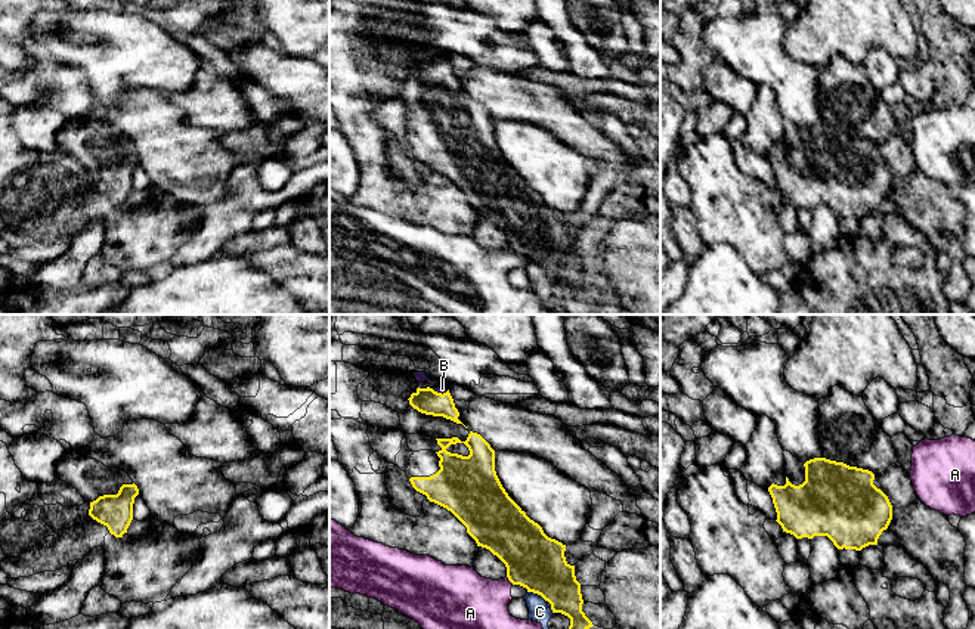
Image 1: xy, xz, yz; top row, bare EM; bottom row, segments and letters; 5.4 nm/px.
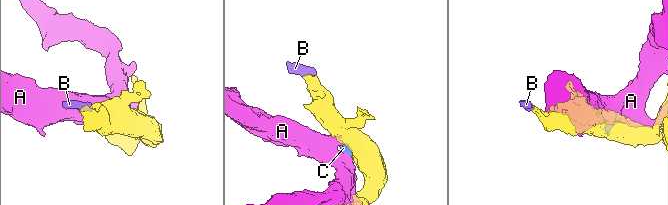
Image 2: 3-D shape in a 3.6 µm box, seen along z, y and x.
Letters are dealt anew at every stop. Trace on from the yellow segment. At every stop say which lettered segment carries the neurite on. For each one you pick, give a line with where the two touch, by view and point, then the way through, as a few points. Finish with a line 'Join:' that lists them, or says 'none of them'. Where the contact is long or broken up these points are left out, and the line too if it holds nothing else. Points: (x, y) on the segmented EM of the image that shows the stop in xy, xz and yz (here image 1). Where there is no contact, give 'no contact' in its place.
B: contact xz (440, 393); way xz (426, 400), (433, 400), (440, 393), (442, 389)
Join: B

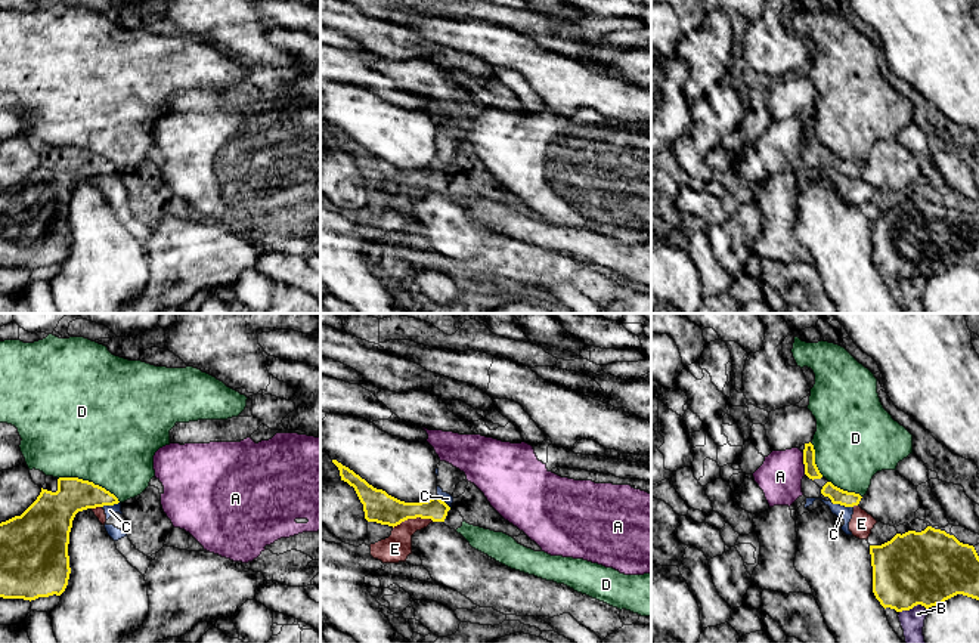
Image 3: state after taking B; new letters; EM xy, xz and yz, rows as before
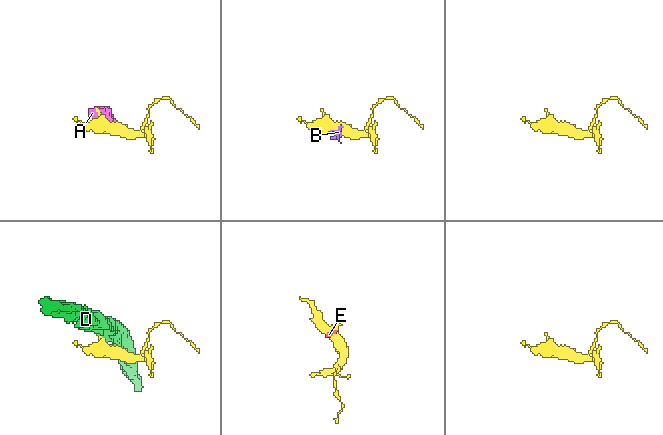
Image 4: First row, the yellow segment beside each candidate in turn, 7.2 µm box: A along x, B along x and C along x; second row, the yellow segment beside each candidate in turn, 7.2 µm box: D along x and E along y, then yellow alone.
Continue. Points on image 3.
Join: none of them

